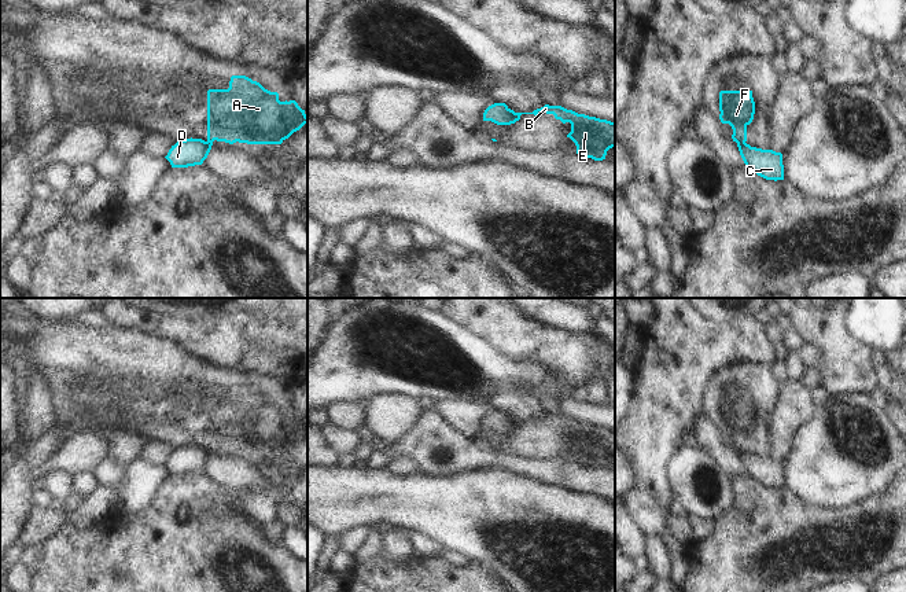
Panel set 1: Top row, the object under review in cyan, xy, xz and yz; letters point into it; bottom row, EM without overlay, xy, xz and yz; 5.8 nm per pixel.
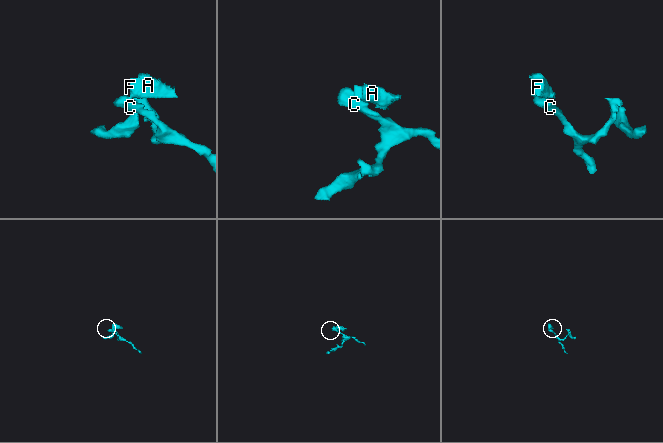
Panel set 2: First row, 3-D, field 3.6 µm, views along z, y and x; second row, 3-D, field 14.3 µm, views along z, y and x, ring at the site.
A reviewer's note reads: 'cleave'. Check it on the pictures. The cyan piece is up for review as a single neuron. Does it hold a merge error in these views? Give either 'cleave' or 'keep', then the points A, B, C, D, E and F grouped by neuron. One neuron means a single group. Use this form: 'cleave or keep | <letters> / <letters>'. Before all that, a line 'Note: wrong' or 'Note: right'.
Note: right
cleave | A B E F / C D

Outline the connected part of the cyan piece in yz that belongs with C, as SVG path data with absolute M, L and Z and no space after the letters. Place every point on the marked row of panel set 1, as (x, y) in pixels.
M747 143L737 144L745 166L766 180L784 180L782 154L773 150L751 147Z

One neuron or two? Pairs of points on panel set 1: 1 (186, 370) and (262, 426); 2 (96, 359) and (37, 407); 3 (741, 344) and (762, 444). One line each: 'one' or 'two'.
1: one
2: two
3: two

